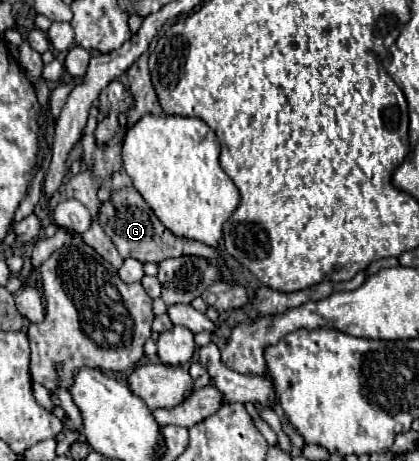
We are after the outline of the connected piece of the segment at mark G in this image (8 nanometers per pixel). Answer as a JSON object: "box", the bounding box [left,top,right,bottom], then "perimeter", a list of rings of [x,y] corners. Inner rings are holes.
{"box":[99,171,219,263],"perimeter":[[[117,171],[111,177],[111,199],[99,205],[99,223],[105,231],[105,235],[115,243],[117,251],[121,253],[123,259],[133,257],[141,263],[153,261],[159,263],[161,259],[169,259],[169,257],[179,257],[179,255],[201,255],[207,257],[213,263],[219,263],[217,253],[205,245],[205,243],[197,243],[191,239],[181,239],[177,235],[173,235],[151,211],[151,207],[145,203],[145,199],[139,195],[139,191],[131,185],[129,175],[125,175],[125,171]]]}

